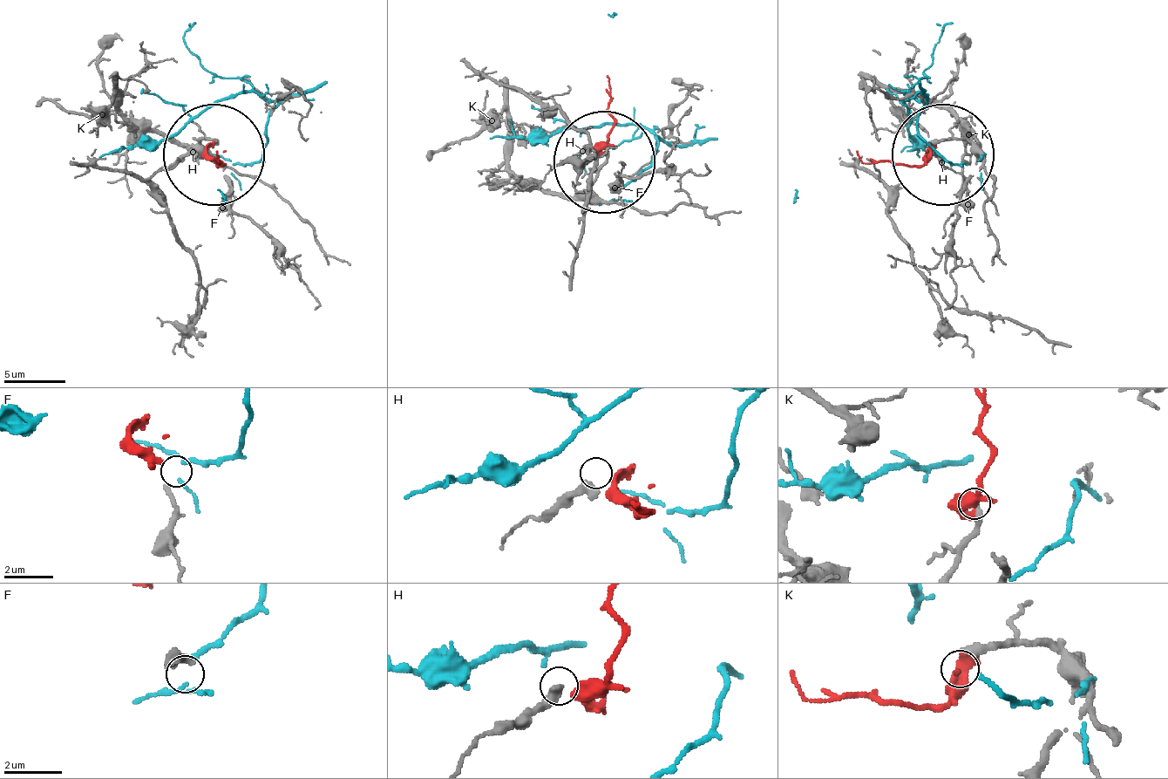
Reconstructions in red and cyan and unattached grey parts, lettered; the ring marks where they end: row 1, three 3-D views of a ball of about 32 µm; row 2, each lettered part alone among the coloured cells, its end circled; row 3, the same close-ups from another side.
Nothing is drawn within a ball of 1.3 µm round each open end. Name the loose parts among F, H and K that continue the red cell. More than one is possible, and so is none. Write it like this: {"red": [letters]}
{"red": ["K"]}

